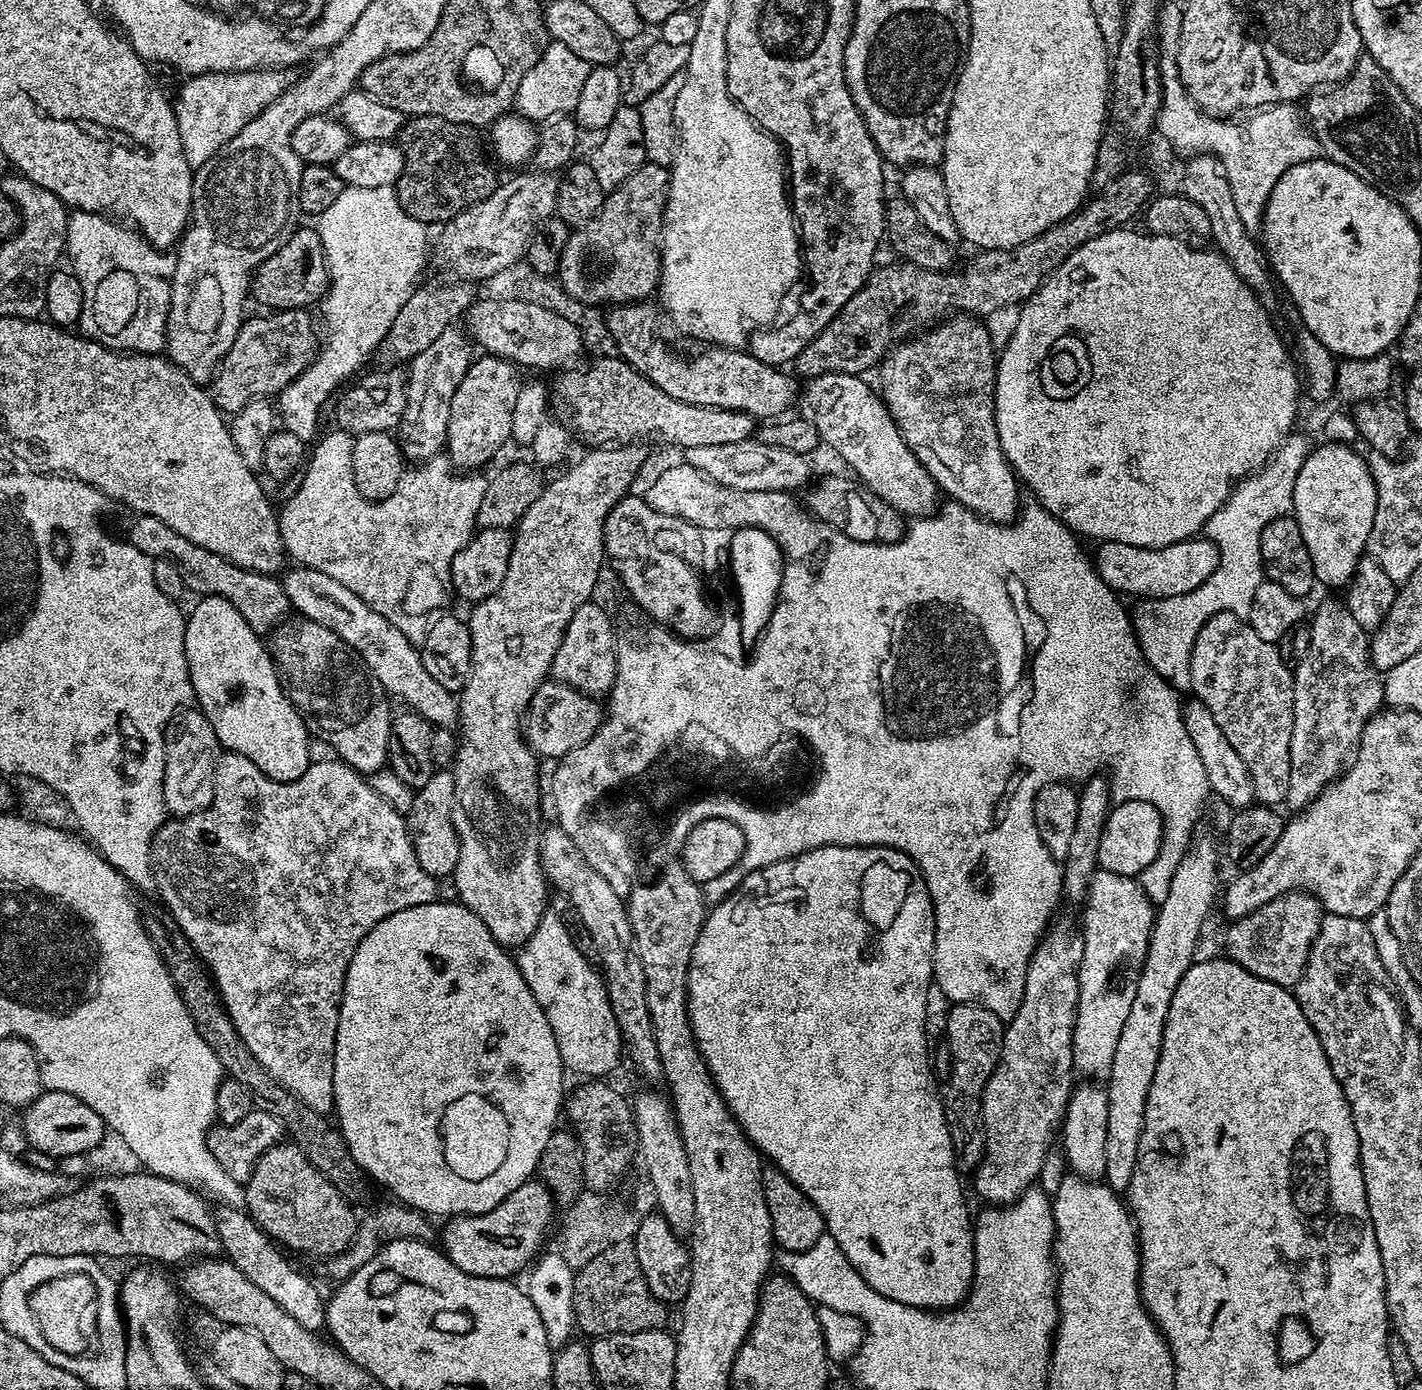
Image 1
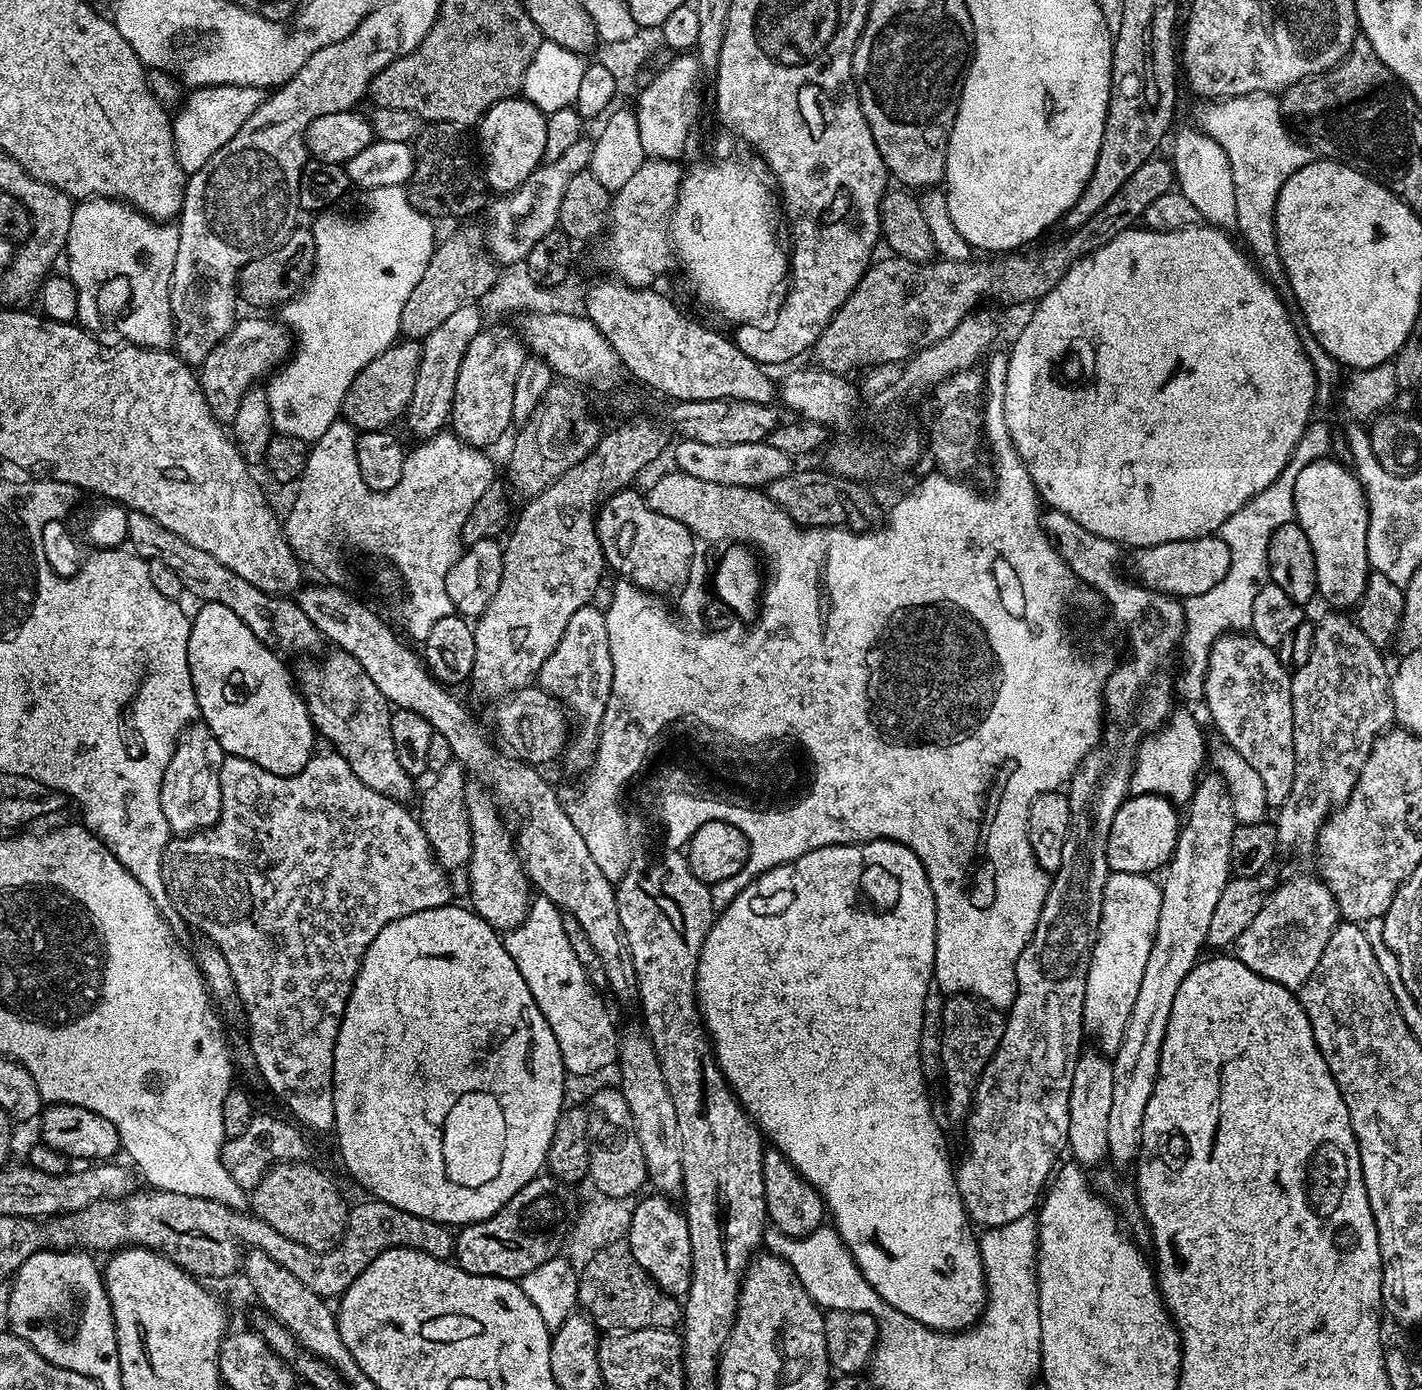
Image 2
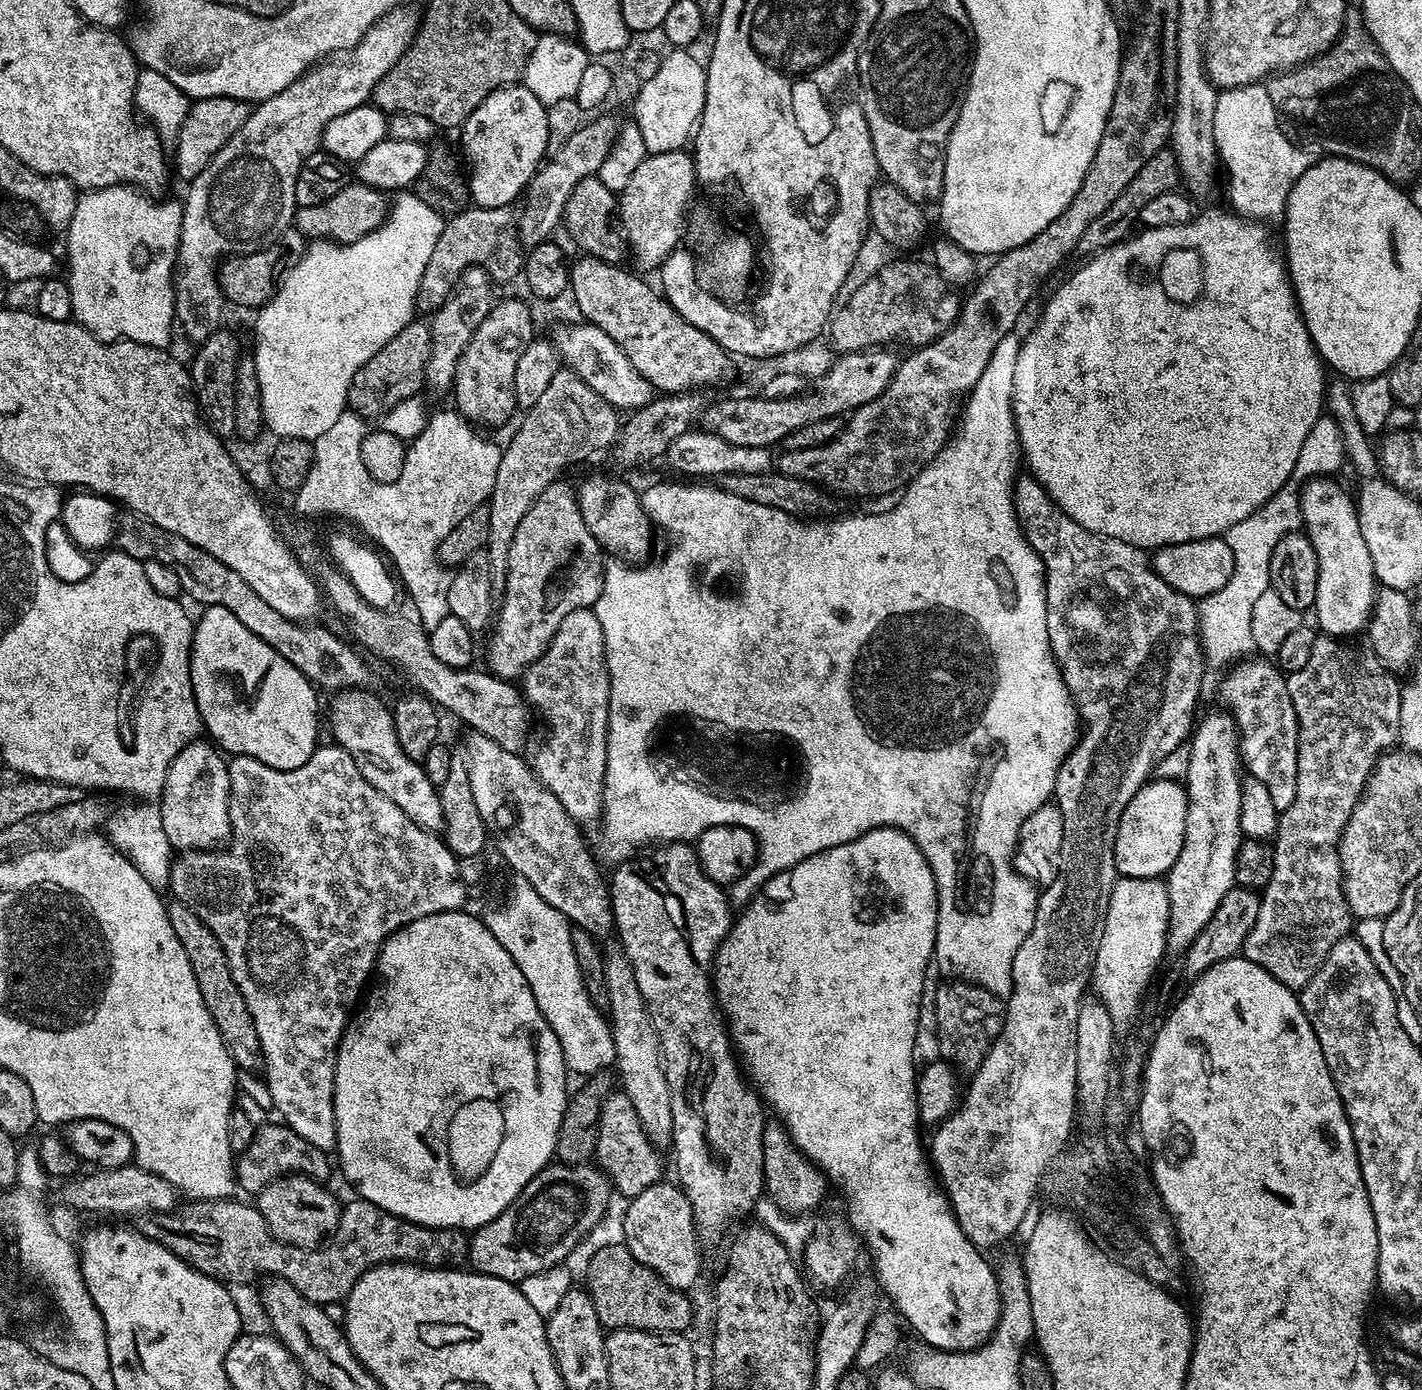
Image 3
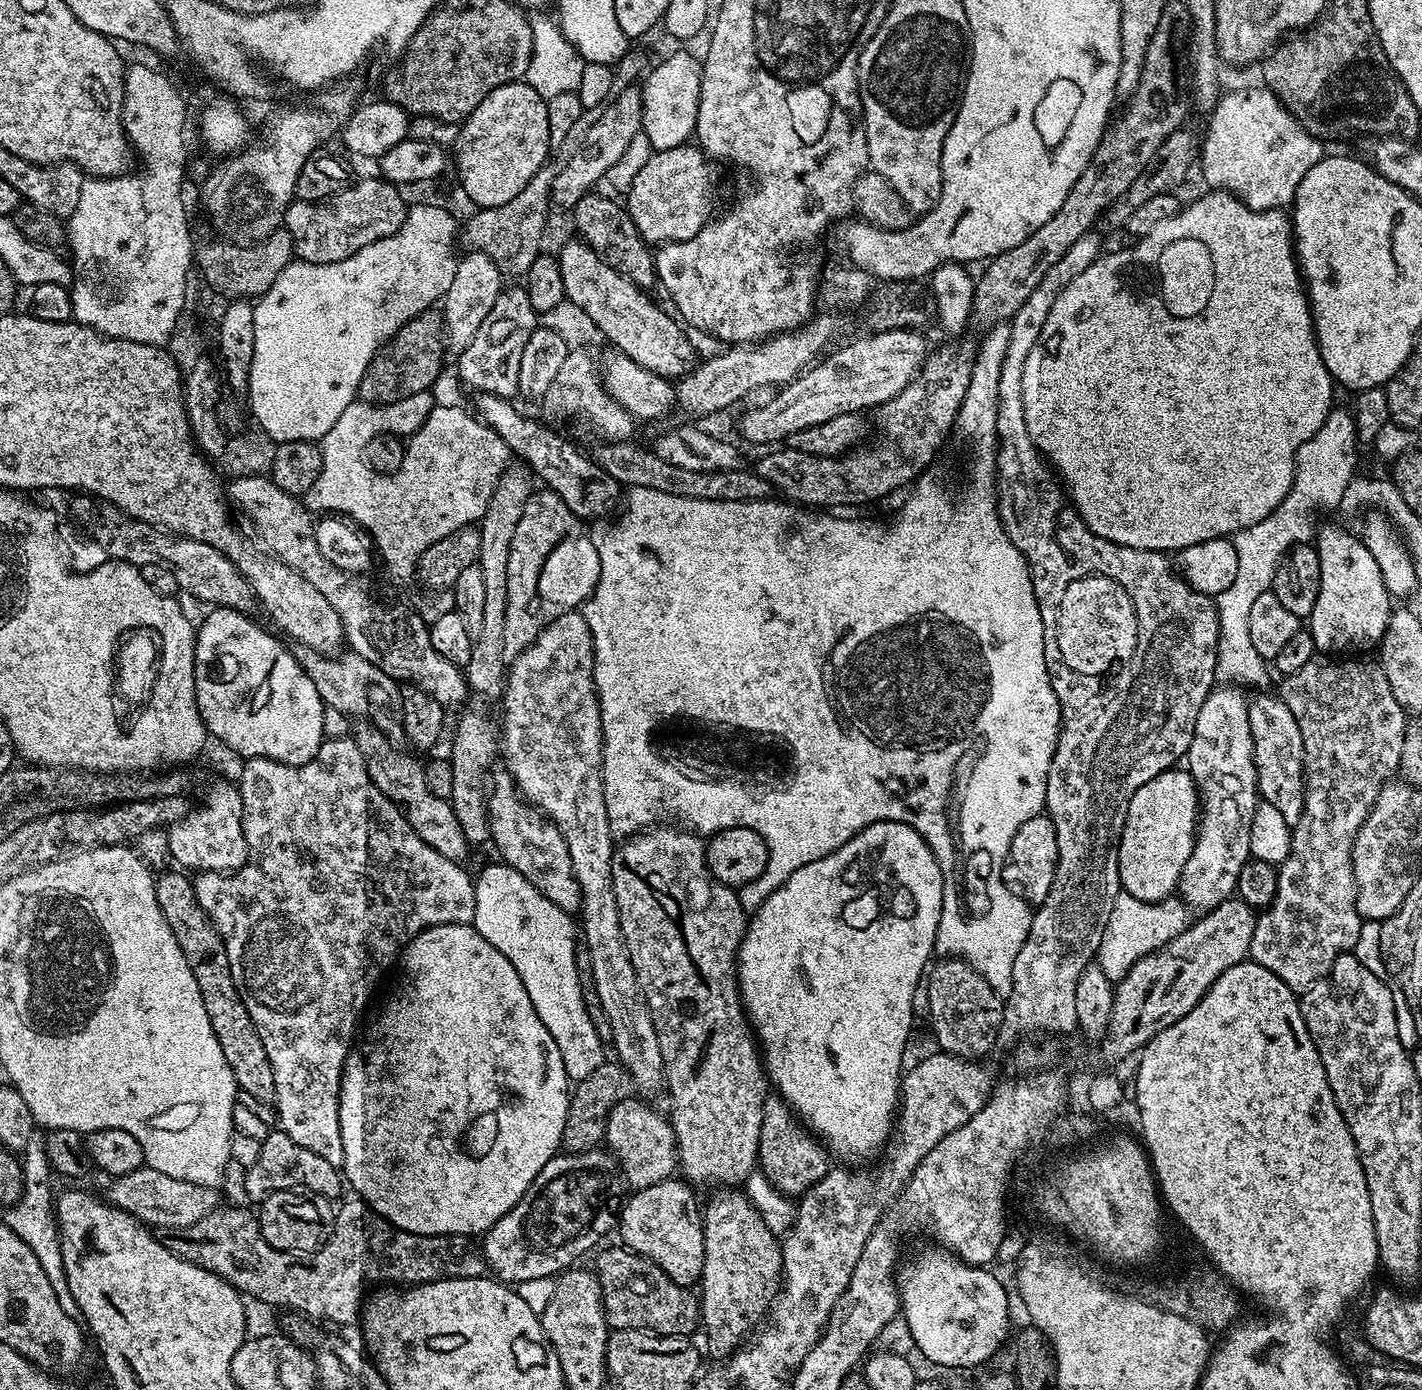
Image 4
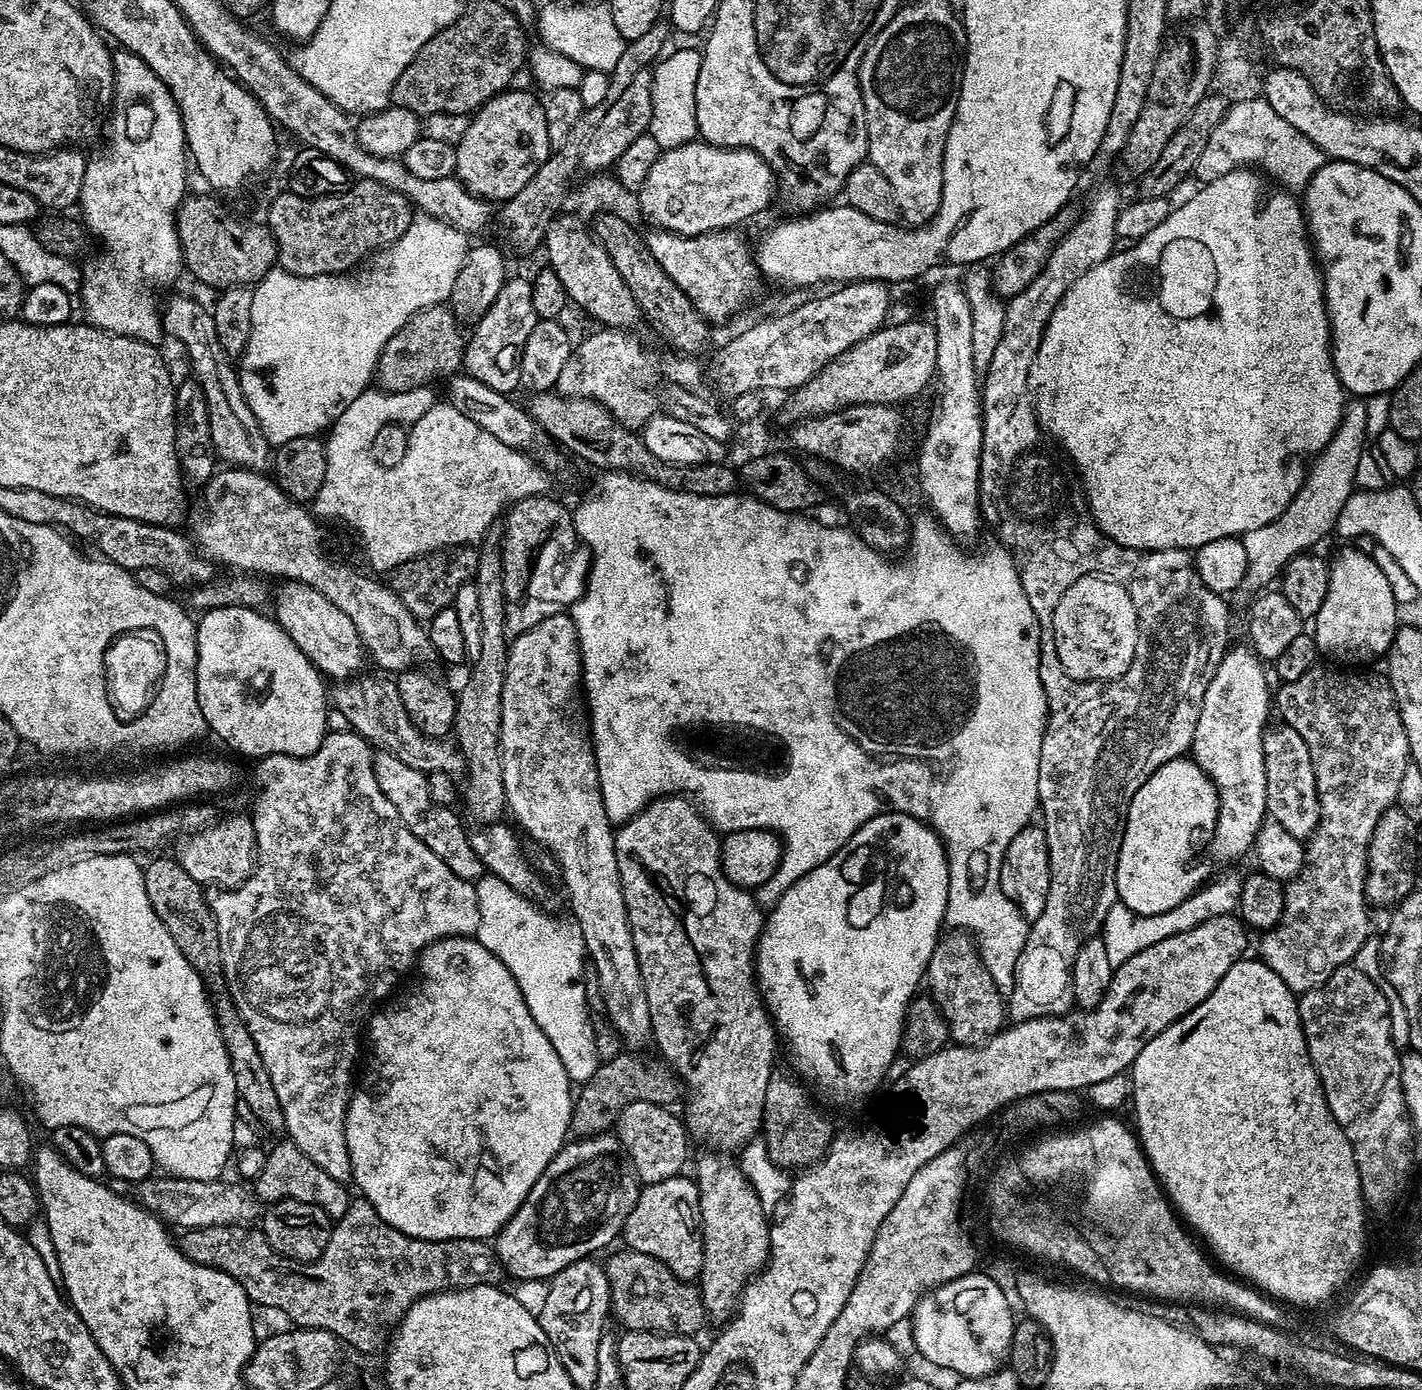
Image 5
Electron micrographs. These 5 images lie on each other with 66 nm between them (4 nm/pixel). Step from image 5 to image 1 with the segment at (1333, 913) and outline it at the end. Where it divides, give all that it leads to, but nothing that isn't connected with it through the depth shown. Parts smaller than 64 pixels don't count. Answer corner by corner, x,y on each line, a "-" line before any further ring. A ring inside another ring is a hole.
1324,600
1310,612
1310,650
1295,665
1294,675
1294,726
1290,734
1290,790
1287,807
1303,810
1318,794
1331,784
1353,759
1360,735
1370,717
1385,707
1384,681
1372,665
1370,636
1352,617
1347,603
-
1287,892
1285,896
1274,898
1266,902
1266,906
1246,914
1246,918
1231,921
1227,925
1228,933
1224,936
1227,959
1266,982
1274,982
1289,990
1295,989
1325,915
1320,901
1309,892

